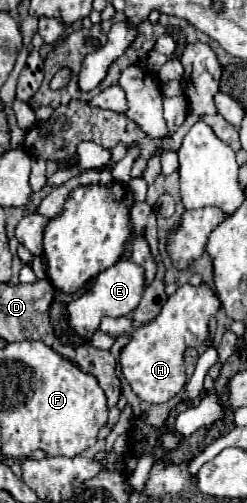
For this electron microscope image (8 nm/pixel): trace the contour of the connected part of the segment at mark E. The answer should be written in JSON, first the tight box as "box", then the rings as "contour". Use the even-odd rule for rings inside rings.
{"box":[68,259,146,339],"contour":[[[120,259],[116,265],[108,267],[106,271],[102,271],[96,277],[90,291],[86,291],[82,297],[78,297],[76,301],[72,301],[68,305],[68,323],[78,335],[82,335],[84,339],[90,339],[100,325],[100,317],[104,317],[104,315],[124,317],[124,315],[132,313],[138,307],[144,289],[146,289],[144,267],[136,265],[130,259]]]}

